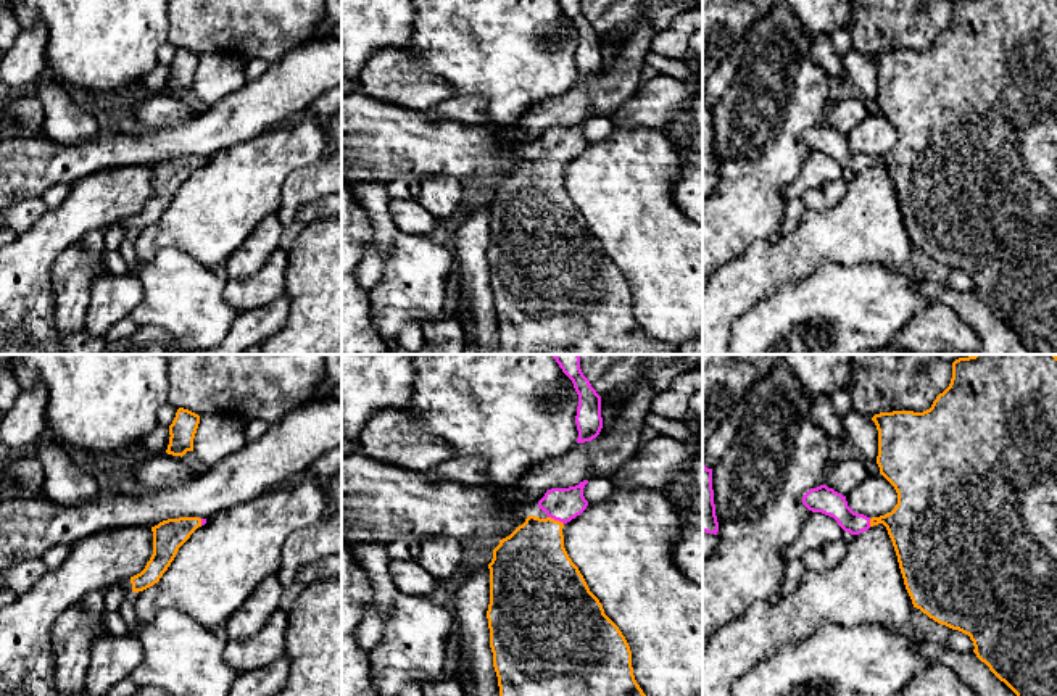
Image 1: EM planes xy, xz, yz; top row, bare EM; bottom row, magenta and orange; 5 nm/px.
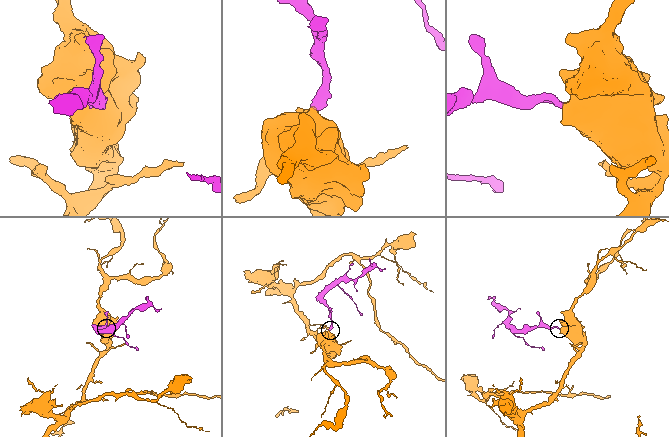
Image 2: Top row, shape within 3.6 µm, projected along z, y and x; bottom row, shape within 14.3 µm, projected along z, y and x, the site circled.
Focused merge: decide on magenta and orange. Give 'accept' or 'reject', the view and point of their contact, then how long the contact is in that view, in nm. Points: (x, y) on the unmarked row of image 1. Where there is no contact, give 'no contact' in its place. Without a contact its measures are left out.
accept; contact xz (556, 158); length 90 nm

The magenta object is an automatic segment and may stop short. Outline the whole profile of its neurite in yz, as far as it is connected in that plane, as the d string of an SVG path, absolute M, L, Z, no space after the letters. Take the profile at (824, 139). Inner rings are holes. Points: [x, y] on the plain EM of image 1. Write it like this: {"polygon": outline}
{"polygon": "M954 0L949 26L923 52L893 50L872 56L878 69L877 103L880 113L894 126L897 143L880 156L854 151L846 135L820 124L802 135L812 151L833 156L851 174L883 163L893 180L906 229L914 246L935 261L959 269L973 280L973 292L1004 321L1031 354L1057 354L1057 0Z"}

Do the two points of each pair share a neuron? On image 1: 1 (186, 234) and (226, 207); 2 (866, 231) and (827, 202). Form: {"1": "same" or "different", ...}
{"1": "same", "2": "different"}

